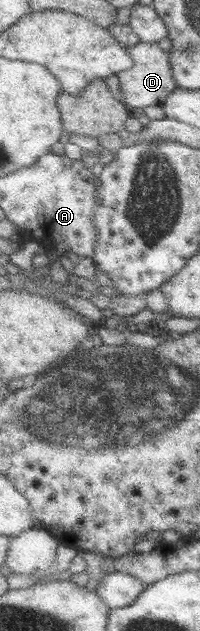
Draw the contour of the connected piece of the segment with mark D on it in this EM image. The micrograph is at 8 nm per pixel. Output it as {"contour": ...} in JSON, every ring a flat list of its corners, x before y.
{"contour":[[141,42,128,48,129,55,135,60,135,65,119,73,120,90,124,102,136,113,147,105,163,105,168,97,179,88,175,74,173,74,172,61,168,51,163,51,157,43]]}

